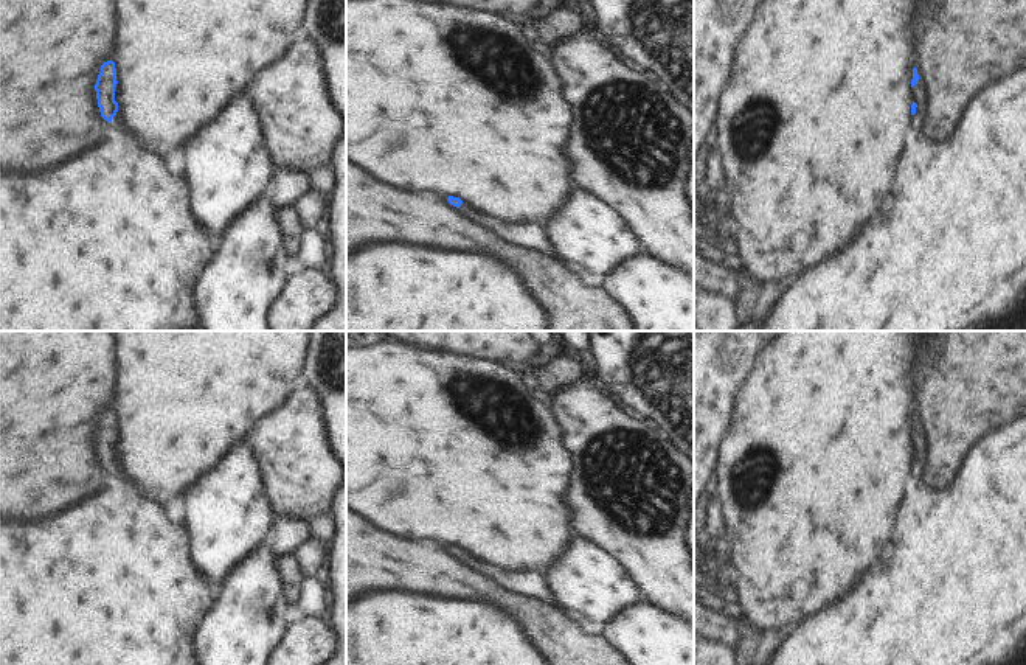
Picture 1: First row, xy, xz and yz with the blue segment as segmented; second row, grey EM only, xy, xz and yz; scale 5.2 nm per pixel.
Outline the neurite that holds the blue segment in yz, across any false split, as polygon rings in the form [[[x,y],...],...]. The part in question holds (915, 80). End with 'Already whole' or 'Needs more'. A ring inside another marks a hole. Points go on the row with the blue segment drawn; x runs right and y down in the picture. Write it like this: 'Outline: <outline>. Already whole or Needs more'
Outline: [[[913,68],[913,104],[911,104],[911,134],[919,134],[924,113],[925,113],[925,87],[922,79],[917,75],[917,68]]]. Needs more.

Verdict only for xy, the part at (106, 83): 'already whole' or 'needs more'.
needs more

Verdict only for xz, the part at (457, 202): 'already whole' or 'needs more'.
needs more

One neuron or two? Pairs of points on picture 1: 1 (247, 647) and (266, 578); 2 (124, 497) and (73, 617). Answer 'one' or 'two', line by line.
1: one
2: one

